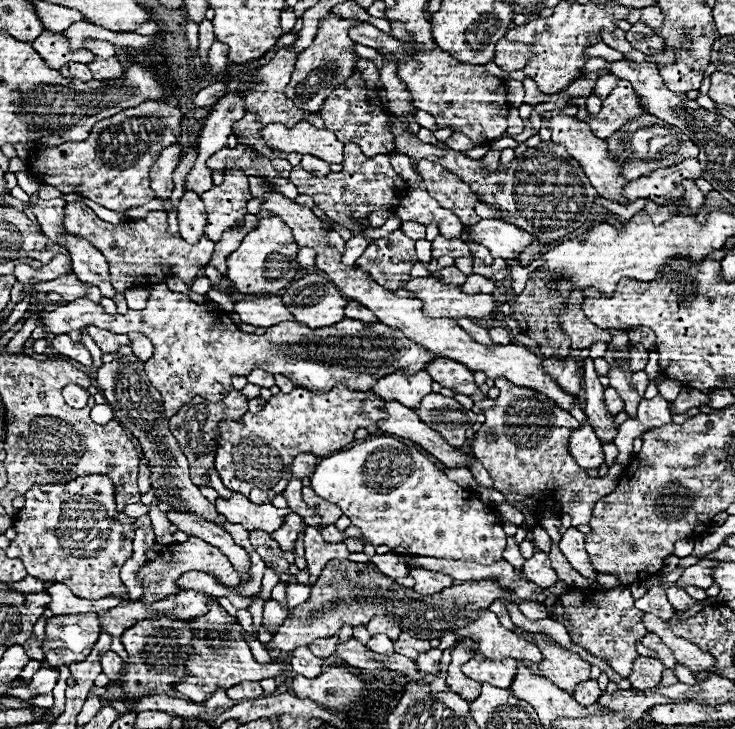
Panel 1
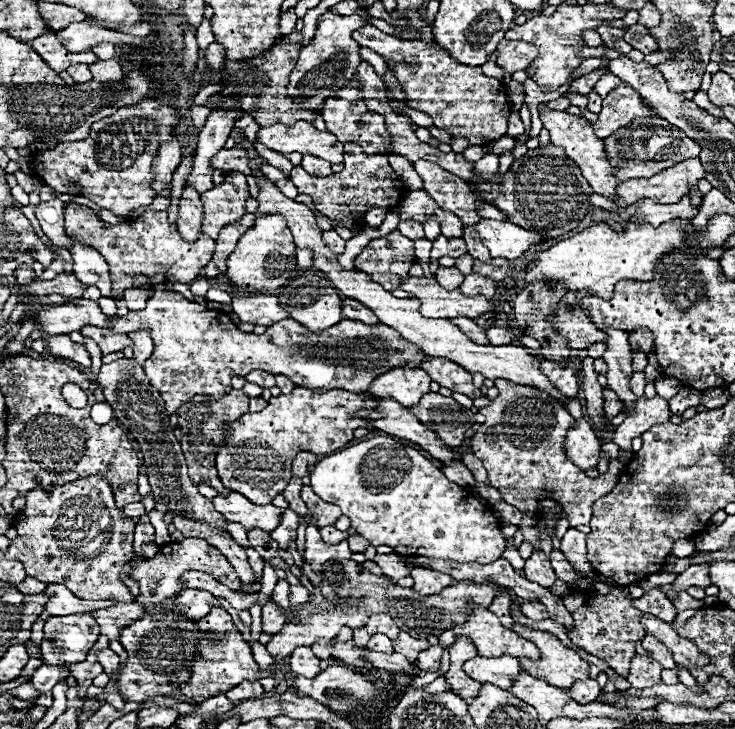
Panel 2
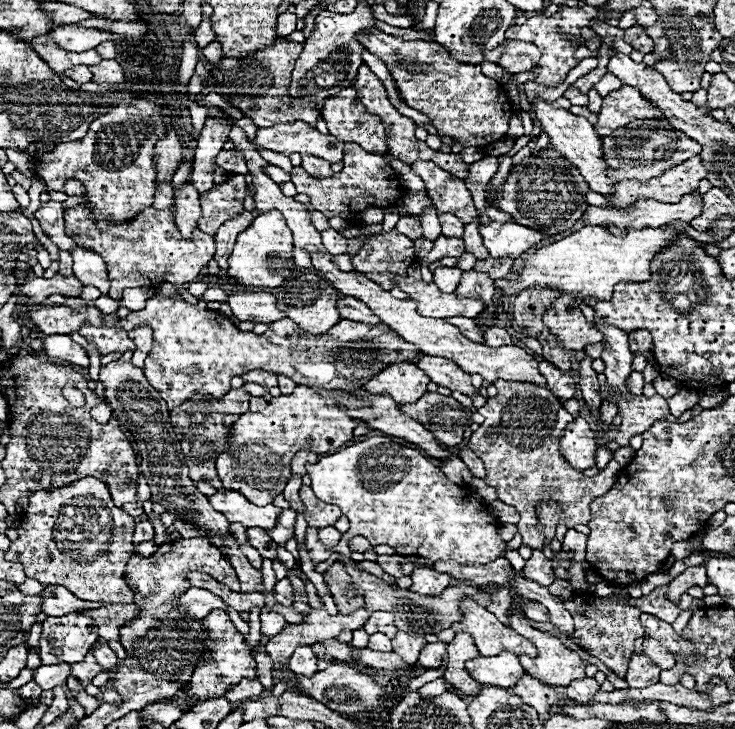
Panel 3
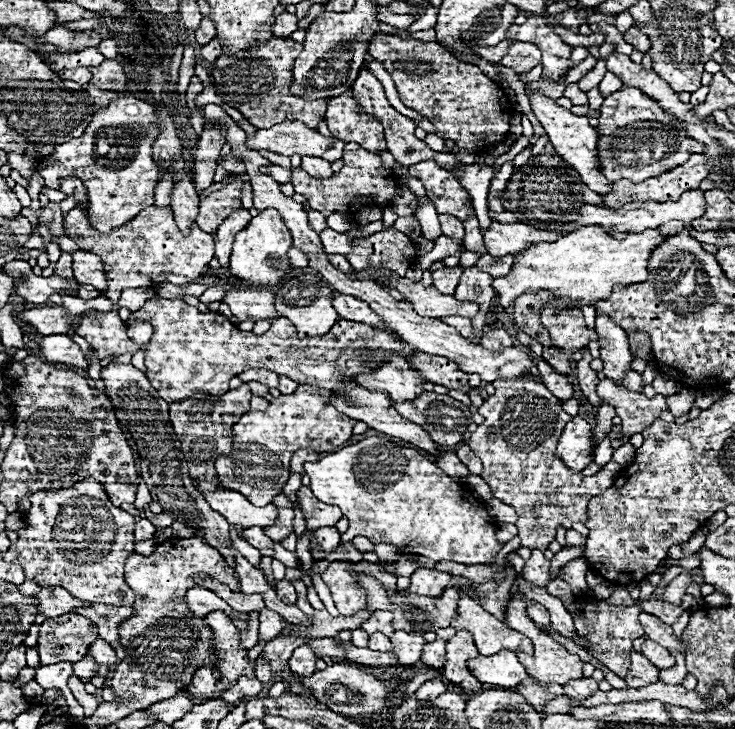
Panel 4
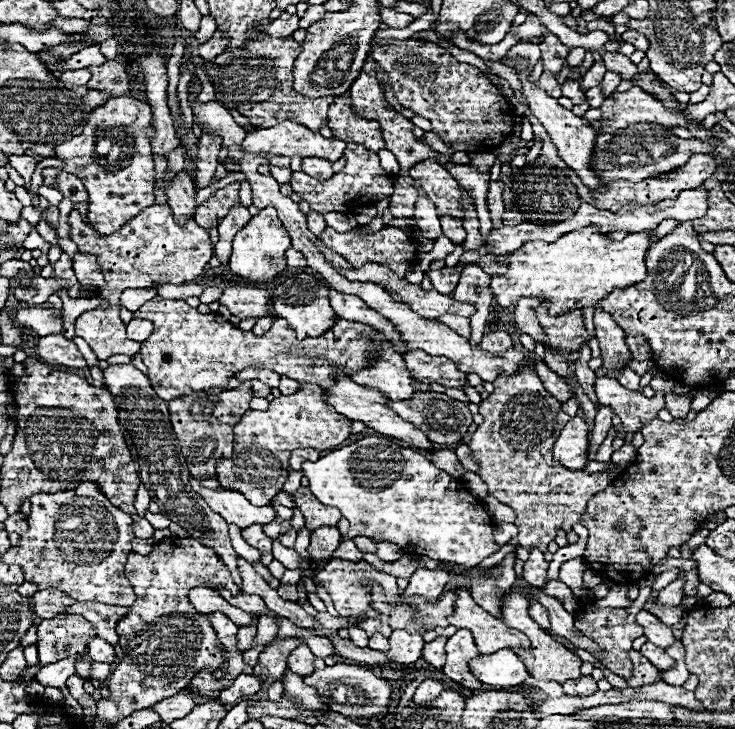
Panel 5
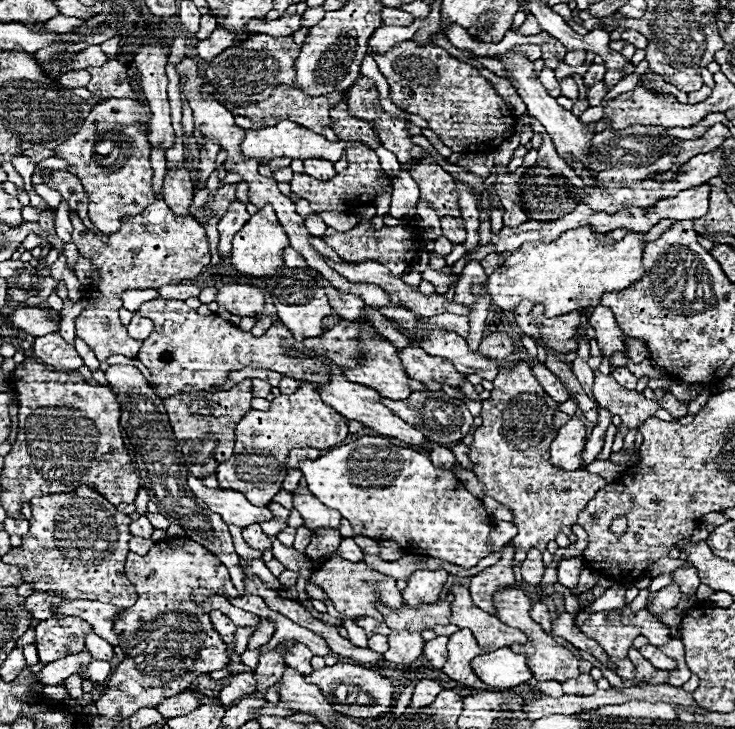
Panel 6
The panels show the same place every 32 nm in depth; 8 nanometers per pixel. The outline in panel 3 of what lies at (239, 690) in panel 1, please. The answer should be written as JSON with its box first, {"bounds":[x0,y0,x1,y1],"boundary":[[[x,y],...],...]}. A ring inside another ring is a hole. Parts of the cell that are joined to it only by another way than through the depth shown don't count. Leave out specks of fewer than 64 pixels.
{"bounds":[224,680,262,702],"boundary":[[[244,680],[240,684],[236,684],[232,690],[228,690],[224,696],[230,700],[230,702],[244,702],[248,698],[254,698],[254,696],[260,696],[262,694],[262,684],[258,680]]]}

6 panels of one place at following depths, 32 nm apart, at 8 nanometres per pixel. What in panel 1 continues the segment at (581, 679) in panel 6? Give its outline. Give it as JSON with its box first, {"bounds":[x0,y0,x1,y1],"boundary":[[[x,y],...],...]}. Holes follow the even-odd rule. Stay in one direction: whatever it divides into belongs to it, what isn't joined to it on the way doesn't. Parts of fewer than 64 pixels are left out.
{"bounds":[574,680,602,706],"boundary":[[[586,680],[582,684],[578,684],[578,688],[574,690],[574,698],[578,704],[582,706],[590,706],[590,704],[596,704],[598,702],[598,696],[602,694],[602,690],[598,688],[598,682],[596,680]]]}

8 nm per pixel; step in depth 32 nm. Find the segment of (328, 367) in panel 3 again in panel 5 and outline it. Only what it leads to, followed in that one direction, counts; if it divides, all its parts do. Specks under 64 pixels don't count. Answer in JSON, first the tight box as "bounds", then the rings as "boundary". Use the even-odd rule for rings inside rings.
{"bounds":[134,296,410,400],"boundary":[[[160,296],[136,310],[134,318],[144,318],[154,324],[152,336],[142,343],[139,352],[148,366],[148,378],[162,400],[174,400],[194,392],[224,392],[228,380],[248,366],[278,372],[300,384],[330,388],[334,386],[338,372],[350,376],[352,372],[368,368],[376,360],[376,350],[380,346],[394,348],[398,354],[410,350],[408,346],[392,344],[382,332],[350,320],[338,320],[324,336],[298,340],[286,320],[276,318],[264,336],[256,336],[252,332],[242,332],[218,313],[200,314],[184,300],[166,300]]]}

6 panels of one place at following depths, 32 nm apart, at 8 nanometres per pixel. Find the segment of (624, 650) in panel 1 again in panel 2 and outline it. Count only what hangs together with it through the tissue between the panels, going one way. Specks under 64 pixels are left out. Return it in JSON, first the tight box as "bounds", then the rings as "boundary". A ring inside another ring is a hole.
{"bounds":[562,586,646,678],"boundary":[[[616,586],[606,596],[600,596],[594,590],[574,588],[570,594],[562,596],[562,602],[564,602],[566,610],[570,612],[570,616],[574,620],[574,624],[570,628],[572,642],[576,646],[584,648],[586,652],[590,652],[590,654],[602,658],[604,662],[608,662],[608,666],[616,674],[626,678],[628,670],[630,670],[630,662],[636,656],[634,644],[636,644],[636,640],[646,636],[646,630],[640,624],[642,612],[632,606],[632,596],[630,596],[628,588]]]}

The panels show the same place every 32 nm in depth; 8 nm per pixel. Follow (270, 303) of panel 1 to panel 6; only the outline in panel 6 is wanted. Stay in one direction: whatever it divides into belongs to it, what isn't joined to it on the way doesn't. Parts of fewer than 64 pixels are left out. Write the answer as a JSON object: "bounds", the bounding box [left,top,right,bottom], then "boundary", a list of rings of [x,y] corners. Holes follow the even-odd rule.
{"bounds":[216,284,266,316],"boundary":[[[226,284],[220,288],[220,294],[216,298],[220,306],[224,306],[234,316],[256,316],[264,310],[266,296],[260,288],[246,286],[246,284]]]}

